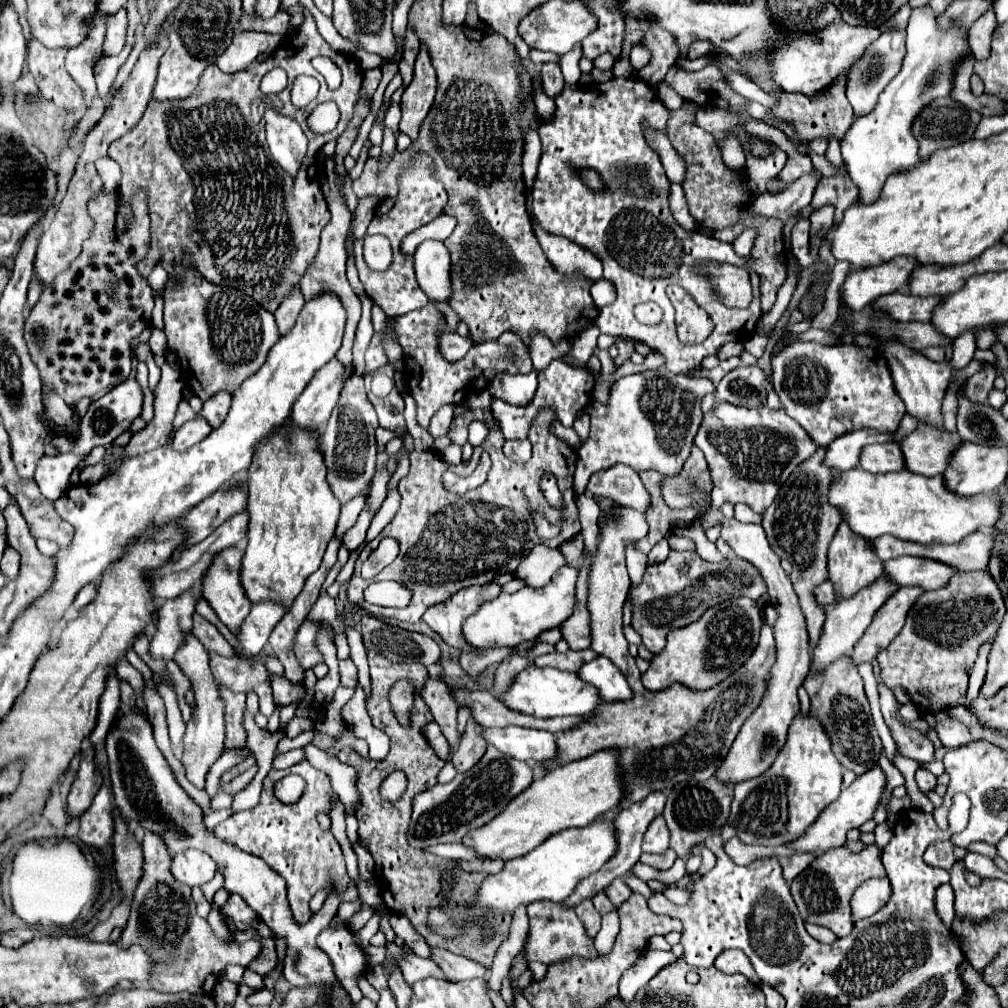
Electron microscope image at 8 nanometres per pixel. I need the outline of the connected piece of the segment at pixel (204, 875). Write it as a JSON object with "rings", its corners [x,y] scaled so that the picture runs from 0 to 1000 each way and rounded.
{"rings":[[[187,842],[173,848],[169,864],[179,876],[187,880],[198,880],[212,870],[214,856],[206,846]]]}

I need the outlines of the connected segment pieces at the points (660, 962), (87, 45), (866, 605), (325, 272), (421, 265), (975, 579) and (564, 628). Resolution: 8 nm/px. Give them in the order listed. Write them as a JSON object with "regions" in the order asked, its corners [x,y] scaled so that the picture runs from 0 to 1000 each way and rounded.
{"regions":[[[[639,943],[633,949],[633,953],[625,961],[619,963],[615,971],[615,987],[619,989],[619,993],[625,995],[631,983],[639,979],[653,965],[653,961],[667,955],[669,951],[671,949],[667,943]]],[[[103,21],[95,23],[89,35],[77,47],[71,47],[65,55],[65,68],[75,78],[75,82],[81,84],[85,106],[89,106],[89,100],[95,94],[91,68],[93,63],[101,57],[101,39],[103,39]]],[[[875,568],[875,574],[871,574],[869,578],[865,578],[865,582],[857,582],[857,586],[851,586],[849,590],[845,590],[845,594],[837,594],[837,598],[831,598],[827,600],[825,604],[819,606],[819,618],[817,618],[817,624],[815,624],[815,630],[813,630],[813,636],[812,636],[812,642],[808,644],[808,658],[806,658],[806,664],[812,664],[812,666],[817,666],[825,656],[829,656],[833,650],[843,650],[845,648],[845,642],[847,638],[855,632],[855,628],[861,624],[861,620],[865,618],[865,612],[869,610],[869,606],[883,594],[885,588],[889,588],[893,582],[889,582],[889,578],[881,578],[881,574],[877,574],[877,568]]],[[[327,154],[321,160],[321,168],[323,168],[323,180],[325,180],[325,209],[329,213],[327,221],[321,225],[319,235],[317,235],[317,247],[313,251],[313,255],[310,257],[306,269],[300,273],[298,277],[298,285],[300,285],[300,293],[302,297],[310,297],[313,295],[317,289],[331,289],[337,299],[341,301],[343,309],[345,309],[345,318],[343,318],[343,330],[341,330],[341,340],[335,348],[335,358],[343,362],[343,372],[347,374],[349,370],[349,340],[351,340],[351,330],[353,330],[353,322],[357,318],[357,297],[353,295],[353,291],[349,289],[345,277],[343,277],[343,235],[345,235],[345,227],[347,227],[347,219],[349,219],[349,211],[343,203],[343,197],[337,191],[337,178],[333,174],[333,156]]],[[[419,239],[413,245],[411,251],[411,267],[417,287],[429,297],[429,299],[444,299],[446,295],[446,253],[438,239]]],[[[980,566],[948,568],[938,582],[921,586],[907,598],[897,624],[871,650],[877,678],[895,682],[913,709],[946,701],[958,689],[970,646],[988,630],[996,606],[996,592]]],[[[575,564],[575,572],[571,578],[571,606],[562,618],[556,620],[558,634],[565,640],[565,644],[583,644],[585,642],[585,626],[583,626],[582,593],[584,586],[583,564]]]]}

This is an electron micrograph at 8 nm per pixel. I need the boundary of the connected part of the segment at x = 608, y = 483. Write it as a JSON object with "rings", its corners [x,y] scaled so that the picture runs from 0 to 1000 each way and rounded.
{"rings":[[[617,459],[609,461],[605,465],[587,469],[583,487],[587,487],[589,491],[603,493],[615,501],[633,505],[637,509],[641,507],[641,503],[645,499],[645,491],[641,487],[641,483],[637,481],[633,469],[627,467],[627,463],[619,463]]]}

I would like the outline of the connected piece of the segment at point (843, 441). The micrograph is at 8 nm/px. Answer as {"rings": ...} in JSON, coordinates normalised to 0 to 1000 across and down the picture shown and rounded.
{"rings":[[[841,428],[833,436],[827,436],[821,441],[817,459],[825,465],[829,463],[829,467],[847,465],[847,463],[851,463],[853,447],[859,441],[887,438],[887,432],[889,430],[883,430],[883,428],[877,428],[877,430],[871,430],[871,428]]]}

